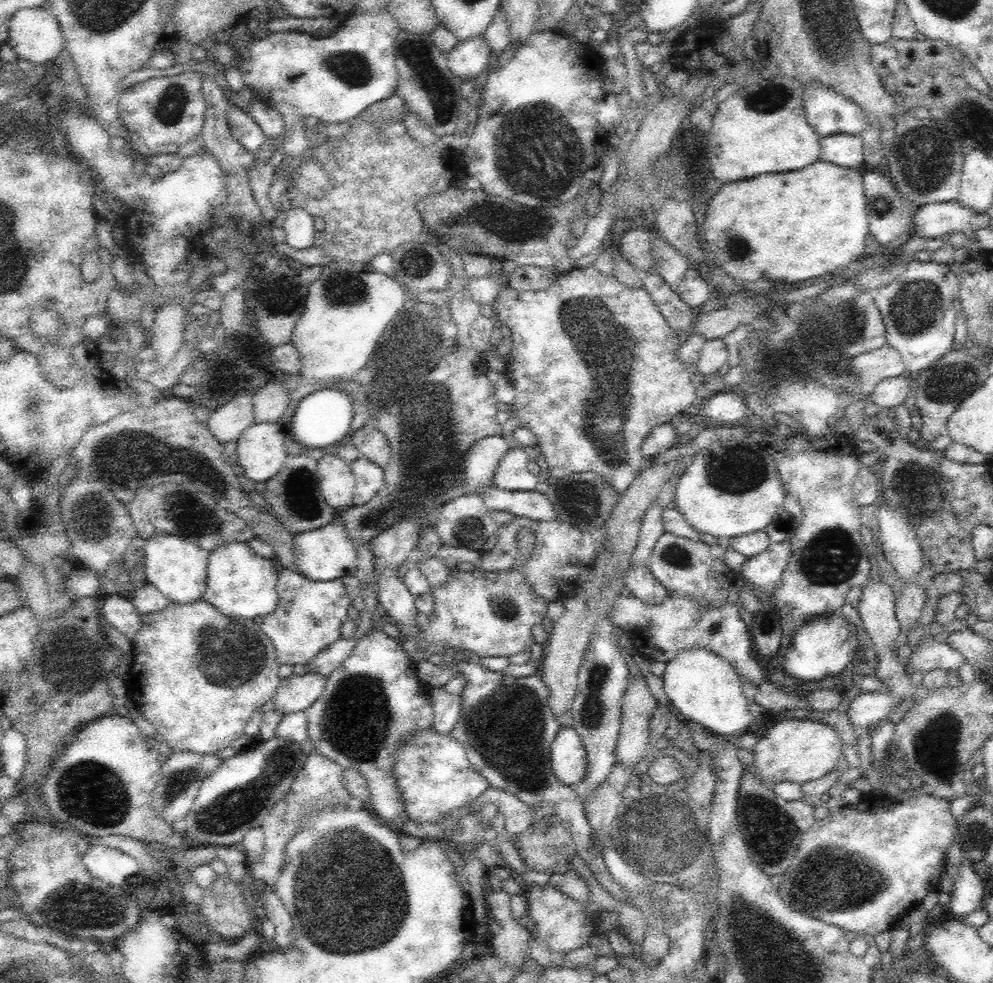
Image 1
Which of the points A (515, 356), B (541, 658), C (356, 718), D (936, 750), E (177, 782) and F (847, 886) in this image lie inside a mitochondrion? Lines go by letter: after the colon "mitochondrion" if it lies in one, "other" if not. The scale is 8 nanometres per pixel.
A: other
B: other
C: mitochondrion
D: mitochondrion
E: mitochondrion
F: mitochondrion

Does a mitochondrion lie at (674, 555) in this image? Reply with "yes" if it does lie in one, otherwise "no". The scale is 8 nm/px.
yes

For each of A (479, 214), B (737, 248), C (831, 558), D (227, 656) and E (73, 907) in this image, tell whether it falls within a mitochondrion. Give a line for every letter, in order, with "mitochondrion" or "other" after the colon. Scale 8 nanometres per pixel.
A: mitochondrion
B: mitochondrion
C: mitochondrion
D: mitochondrion
E: mitochondrion

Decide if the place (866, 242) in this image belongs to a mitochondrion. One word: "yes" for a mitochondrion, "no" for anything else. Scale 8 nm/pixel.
no

